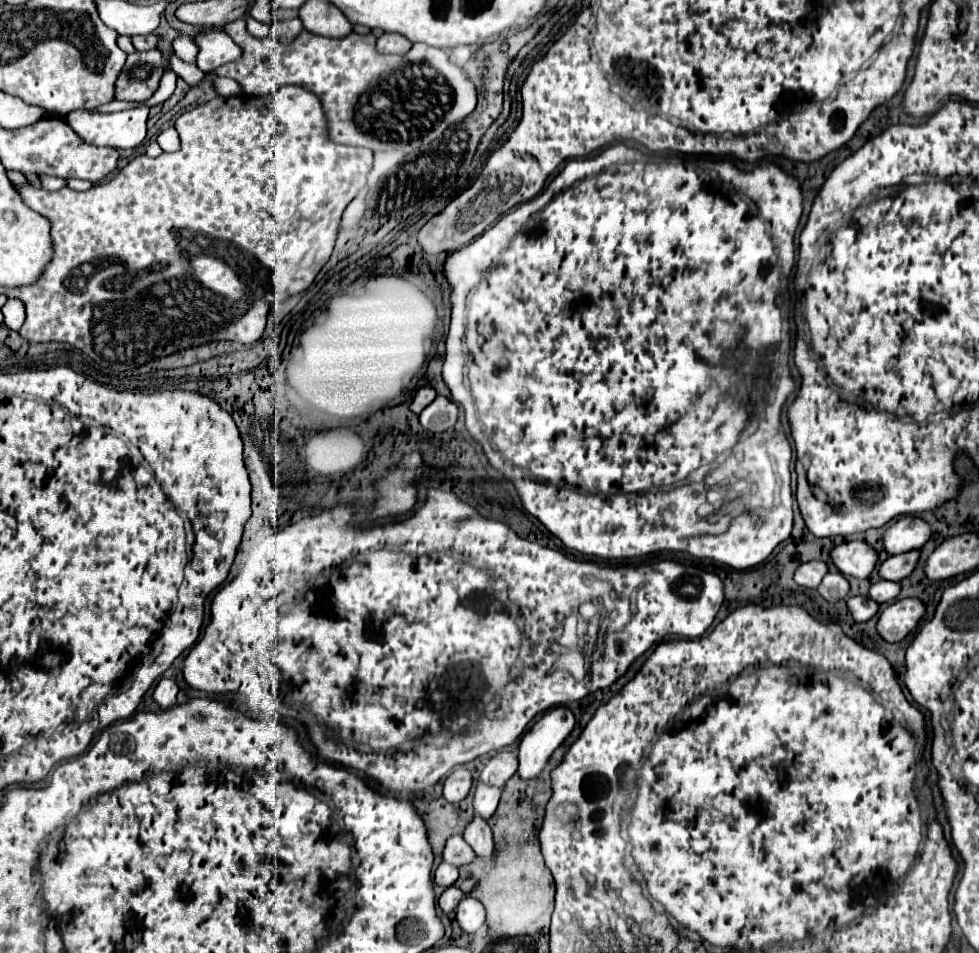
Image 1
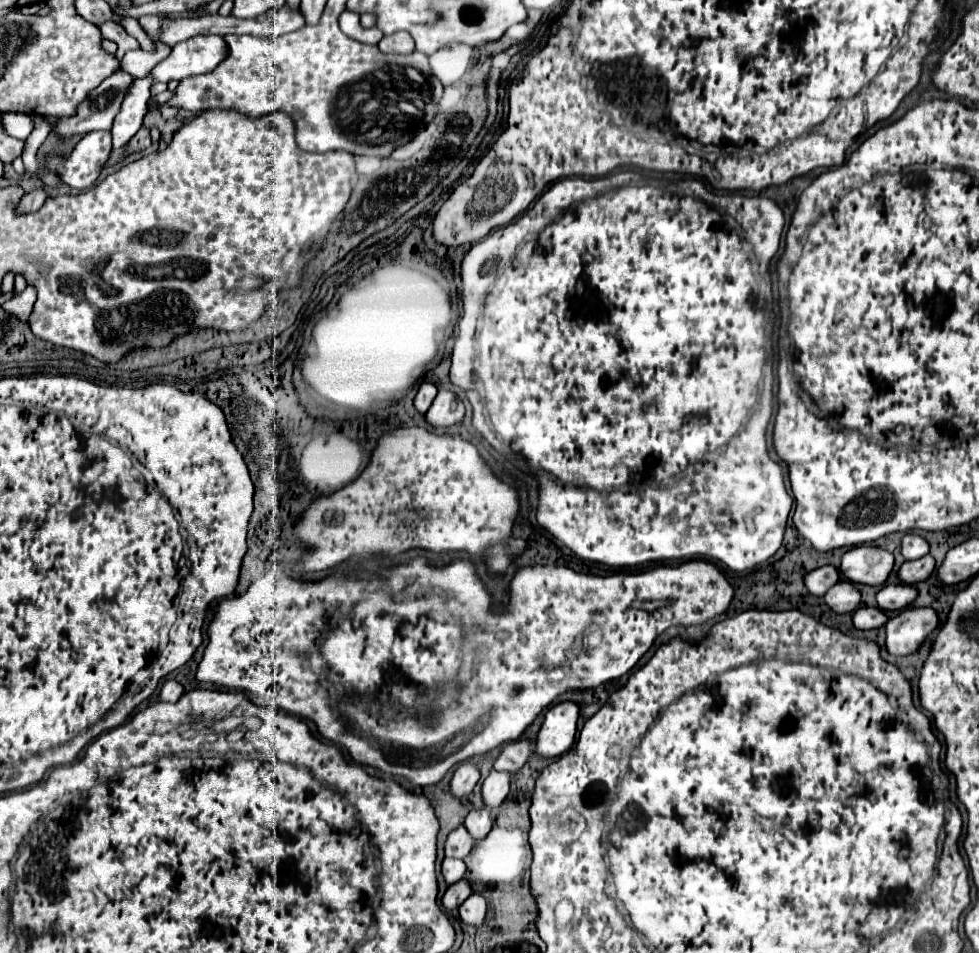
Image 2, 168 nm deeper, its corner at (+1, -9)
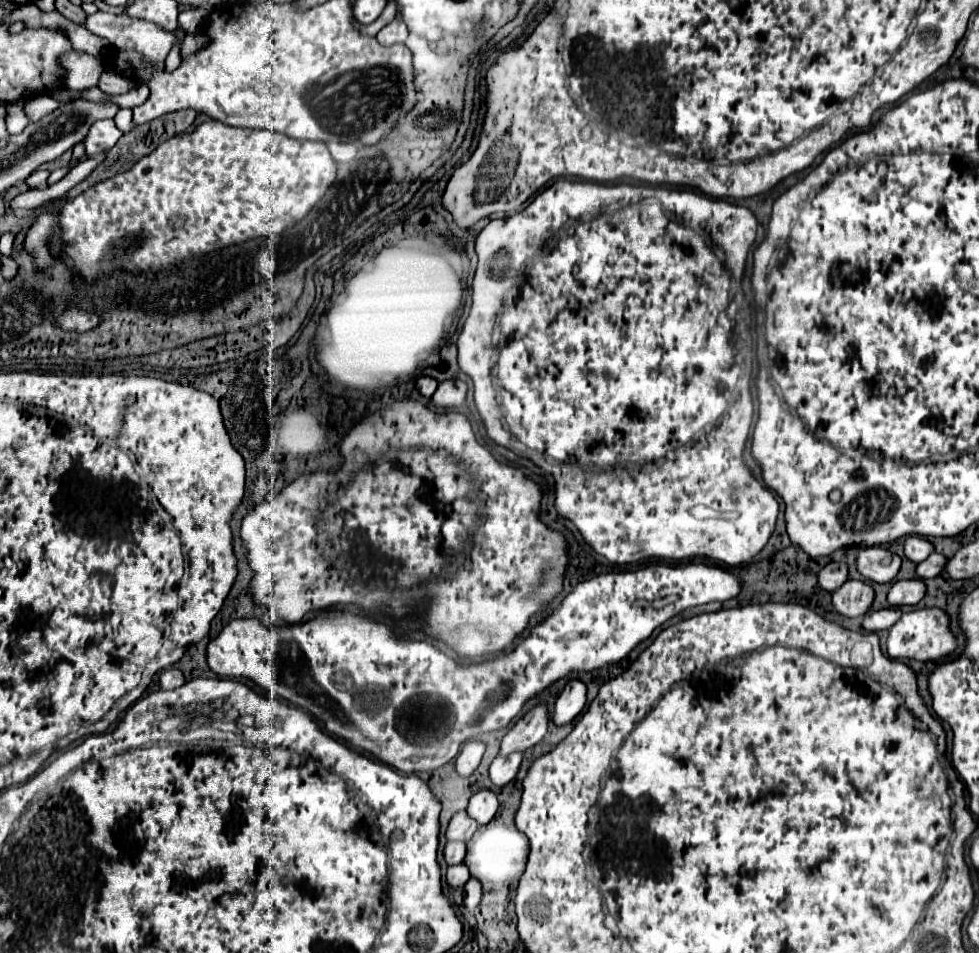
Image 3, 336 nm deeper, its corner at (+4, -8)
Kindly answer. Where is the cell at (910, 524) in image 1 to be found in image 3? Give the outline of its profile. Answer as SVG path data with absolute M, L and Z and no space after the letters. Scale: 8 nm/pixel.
M912 535L912 537L906 537L906 541L904 541L904 555L906 555L912 563L924 561L932 551L934 551L932 543L926 541L926 539L922 539L922 537Z

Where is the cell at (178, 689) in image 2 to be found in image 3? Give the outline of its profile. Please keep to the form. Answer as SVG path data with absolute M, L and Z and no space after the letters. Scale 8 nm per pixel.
M168 669L160 675L160 687L162 689L178 689L184 685L184 675L178 669Z

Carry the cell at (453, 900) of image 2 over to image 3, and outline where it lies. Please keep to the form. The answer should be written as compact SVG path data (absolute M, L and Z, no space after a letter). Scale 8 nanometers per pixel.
M456 865L456 867L448 867L448 873L446 873L446 881L450 885L452 891L460 889L466 885L466 881L470 879L470 873L466 869L466 865Z

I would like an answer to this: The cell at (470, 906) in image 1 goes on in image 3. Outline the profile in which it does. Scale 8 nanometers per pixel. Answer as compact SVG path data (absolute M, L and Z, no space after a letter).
M470 879L464 885L464 905L466 905L466 909L474 911L480 905L480 899L482 899L482 887L476 879Z

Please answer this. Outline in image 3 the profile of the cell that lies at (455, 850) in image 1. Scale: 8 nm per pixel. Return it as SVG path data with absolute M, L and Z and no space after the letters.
M458 811L450 819L450 825L446 829L446 839L448 841L470 841L470 837L474 835L476 829L478 829L478 825L468 817L468 813Z

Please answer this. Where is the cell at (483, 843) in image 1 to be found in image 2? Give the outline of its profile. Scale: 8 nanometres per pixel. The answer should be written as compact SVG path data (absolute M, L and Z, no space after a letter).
M485 808L469 812L465 818L465 828L473 834L473 838L485 838L491 830L491 824L493 824L493 818L491 818L489 810L485 810Z

